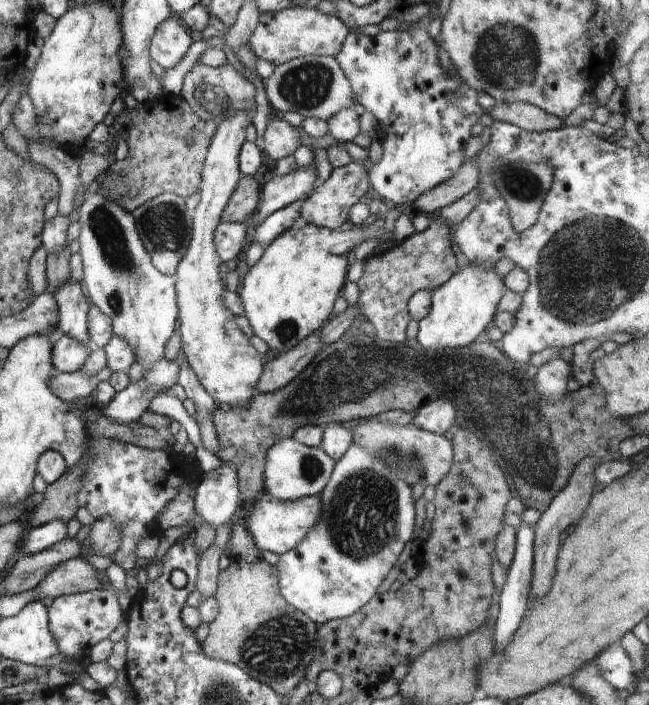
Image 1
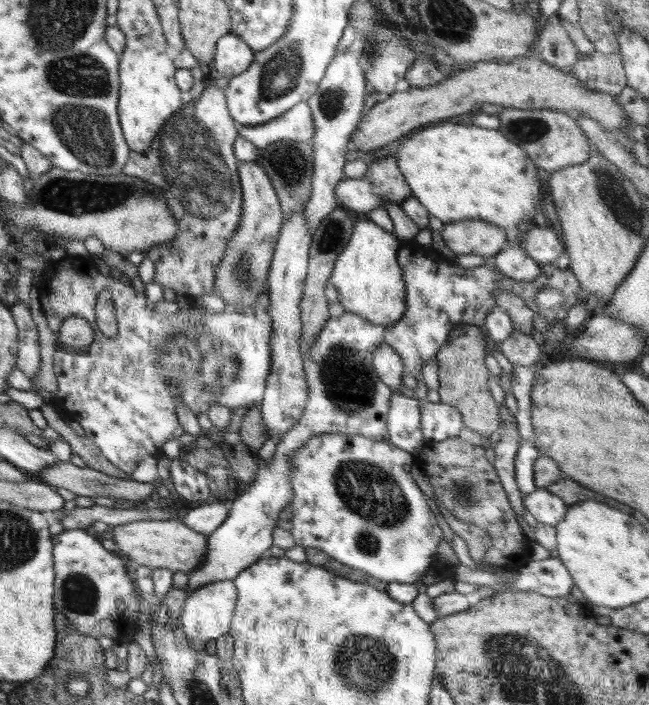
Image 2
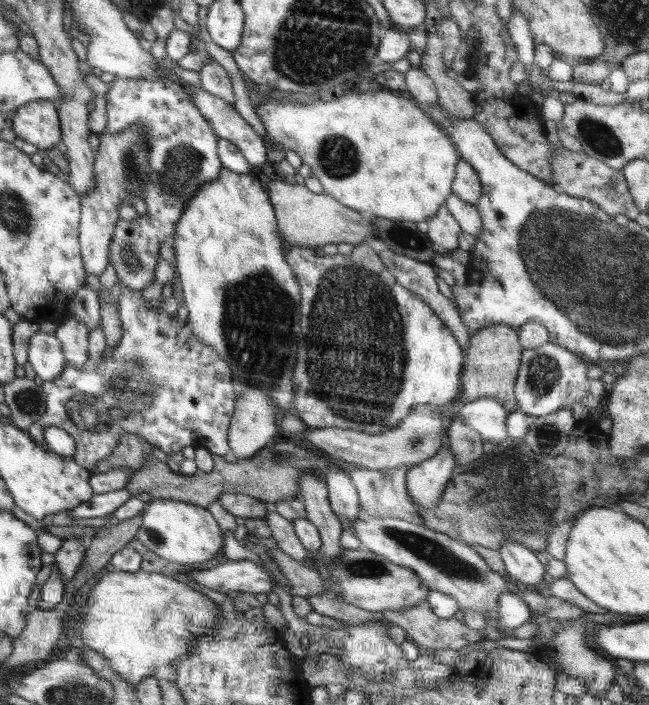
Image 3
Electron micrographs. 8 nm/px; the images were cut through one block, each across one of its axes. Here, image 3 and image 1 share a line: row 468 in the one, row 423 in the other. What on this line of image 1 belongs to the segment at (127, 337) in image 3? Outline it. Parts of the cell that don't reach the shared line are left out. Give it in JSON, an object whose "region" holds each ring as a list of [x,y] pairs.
{"region":[[[85,408],[82,410],[83,419],[85,420],[85,452],[82,456],[83,467],[85,471],[82,475],[82,488],[77,494],[79,506],[87,508],[88,512],[95,518],[100,520],[108,516],[112,517],[122,528],[123,537],[121,547],[115,552],[114,560],[116,564],[121,566],[123,570],[134,568],[138,564],[138,557],[135,554],[135,548],[138,542],[146,538],[152,530],[152,526],[156,524],[158,515],[167,507],[167,504],[178,494],[182,487],[192,488],[191,475],[200,472],[198,461],[187,460],[182,453],[174,451],[166,452],[160,449],[147,449],[130,443],[123,443],[116,439],[95,438],[89,432],[89,426],[99,416],[99,408]]]}

